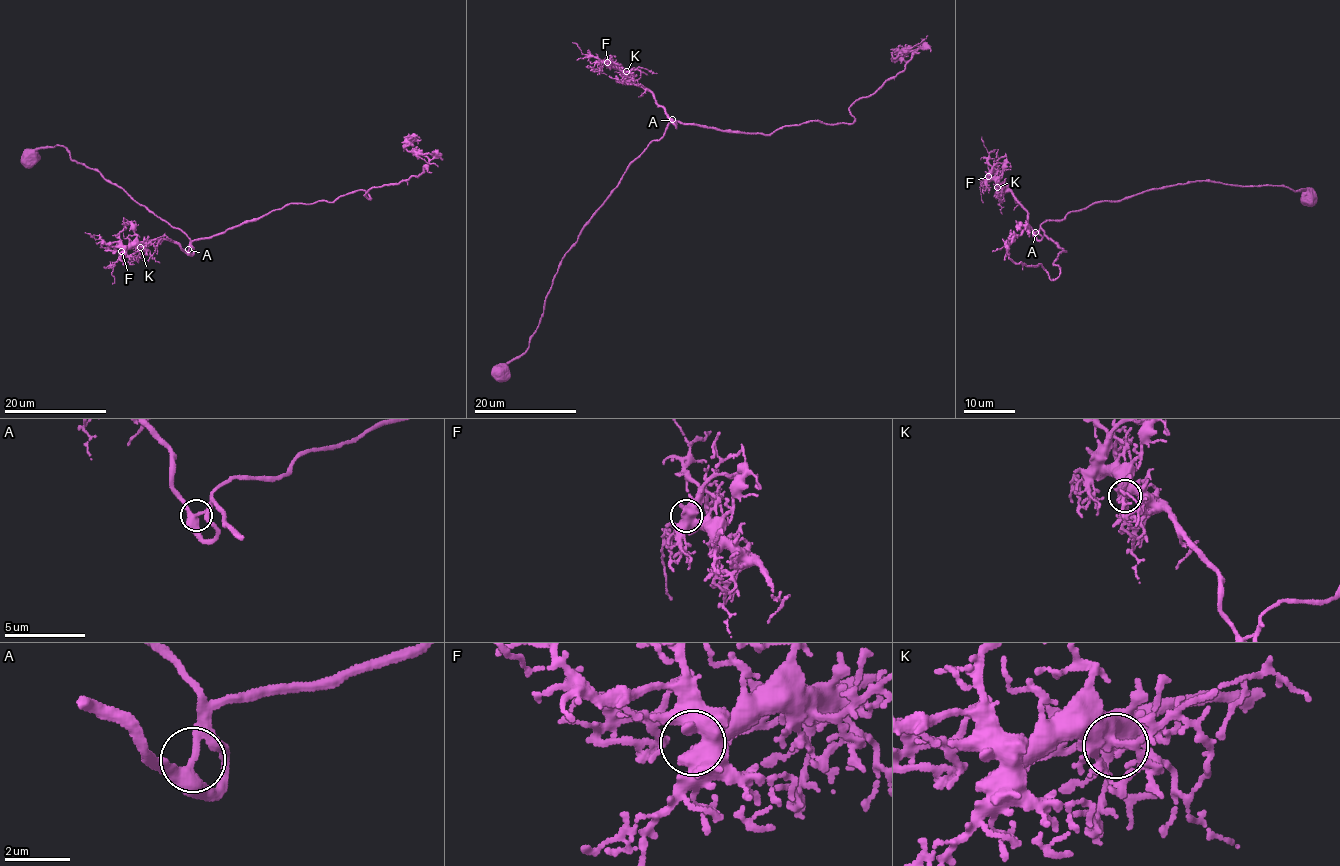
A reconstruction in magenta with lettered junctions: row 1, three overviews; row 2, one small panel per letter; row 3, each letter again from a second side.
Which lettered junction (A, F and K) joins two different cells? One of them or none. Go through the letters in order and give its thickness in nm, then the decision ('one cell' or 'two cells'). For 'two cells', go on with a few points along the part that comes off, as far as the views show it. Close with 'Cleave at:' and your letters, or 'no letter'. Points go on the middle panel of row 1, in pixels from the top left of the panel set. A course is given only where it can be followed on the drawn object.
A: 320 nm thick; one cell
F: 550 nm thick; one cell
K: 360 nm thick; one cell
Cleave at: no letter

